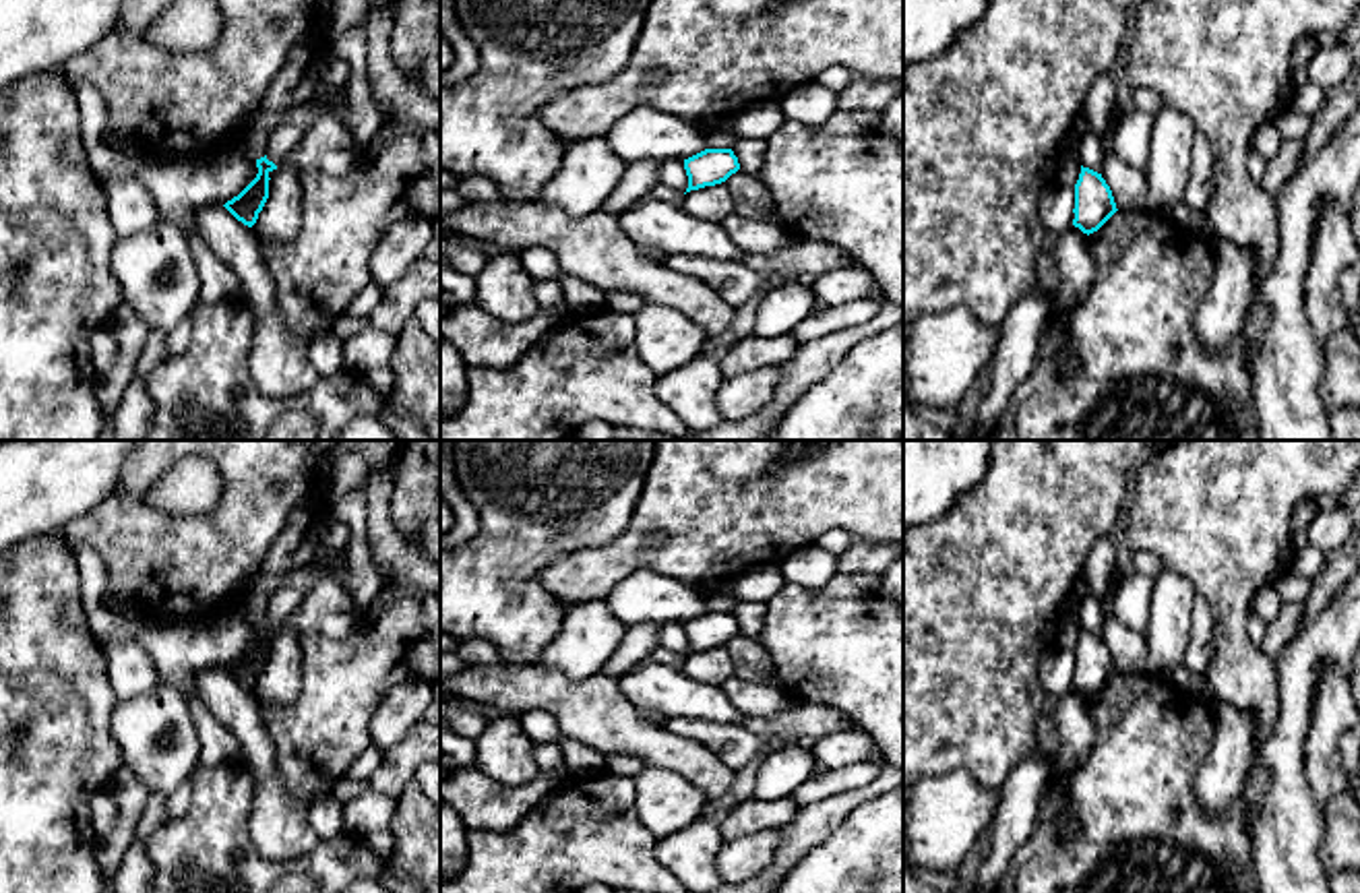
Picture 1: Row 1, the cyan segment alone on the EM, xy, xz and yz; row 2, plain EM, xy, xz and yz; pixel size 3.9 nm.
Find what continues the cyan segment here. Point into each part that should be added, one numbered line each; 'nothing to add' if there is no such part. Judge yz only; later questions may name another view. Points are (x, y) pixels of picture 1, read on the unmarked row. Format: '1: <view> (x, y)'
nothing to add

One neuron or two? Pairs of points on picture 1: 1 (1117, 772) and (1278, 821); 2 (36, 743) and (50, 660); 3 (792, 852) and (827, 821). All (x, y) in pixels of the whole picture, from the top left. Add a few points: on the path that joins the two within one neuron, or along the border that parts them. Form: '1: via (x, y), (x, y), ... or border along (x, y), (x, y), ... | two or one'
1: border along (1249, 834), (1251, 867), (1255, 871) | two
2: via (36, 722), (38, 681) | one
3: via (800, 844), (819, 825) | one

